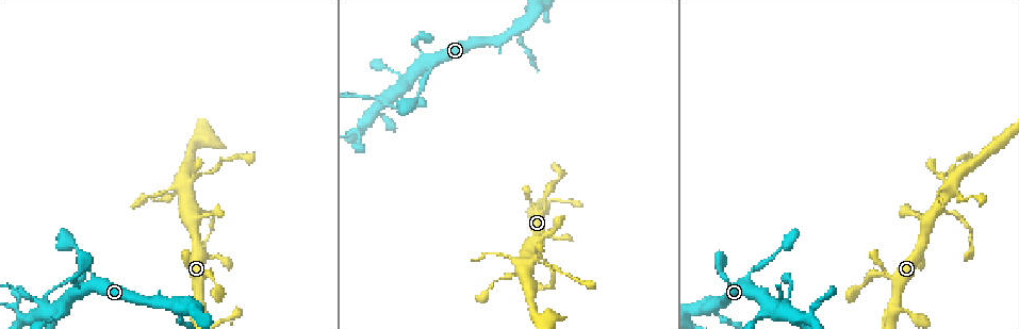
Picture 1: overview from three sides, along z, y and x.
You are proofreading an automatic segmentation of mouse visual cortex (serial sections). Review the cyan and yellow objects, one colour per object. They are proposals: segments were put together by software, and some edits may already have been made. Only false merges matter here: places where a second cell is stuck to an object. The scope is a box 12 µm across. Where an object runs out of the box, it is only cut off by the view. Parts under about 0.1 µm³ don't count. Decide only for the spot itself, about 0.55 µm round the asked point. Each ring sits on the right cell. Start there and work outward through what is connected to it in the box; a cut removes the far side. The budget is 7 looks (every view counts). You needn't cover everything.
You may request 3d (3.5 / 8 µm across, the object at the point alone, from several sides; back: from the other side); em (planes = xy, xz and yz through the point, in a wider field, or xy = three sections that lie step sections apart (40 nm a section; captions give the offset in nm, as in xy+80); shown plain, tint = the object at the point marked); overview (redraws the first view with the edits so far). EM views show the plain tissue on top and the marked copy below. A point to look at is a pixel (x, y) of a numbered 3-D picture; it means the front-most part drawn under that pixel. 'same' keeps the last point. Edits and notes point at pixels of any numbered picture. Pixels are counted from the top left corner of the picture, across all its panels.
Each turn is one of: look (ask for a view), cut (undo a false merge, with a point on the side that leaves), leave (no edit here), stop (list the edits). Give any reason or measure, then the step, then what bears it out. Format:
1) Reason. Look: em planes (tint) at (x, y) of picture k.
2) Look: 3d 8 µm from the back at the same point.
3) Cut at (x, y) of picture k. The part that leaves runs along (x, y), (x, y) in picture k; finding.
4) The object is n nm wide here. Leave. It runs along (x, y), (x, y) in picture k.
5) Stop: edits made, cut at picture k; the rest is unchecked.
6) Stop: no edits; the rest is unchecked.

Thick turns thin. Look: 3d 3.5 µm at (934, 214) of picture 1.

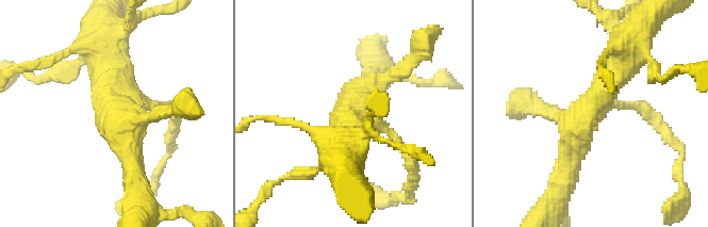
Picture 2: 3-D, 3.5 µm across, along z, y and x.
Need the tissue. Look: em xy step 1 (tint) at (359, 105) of picture 2.

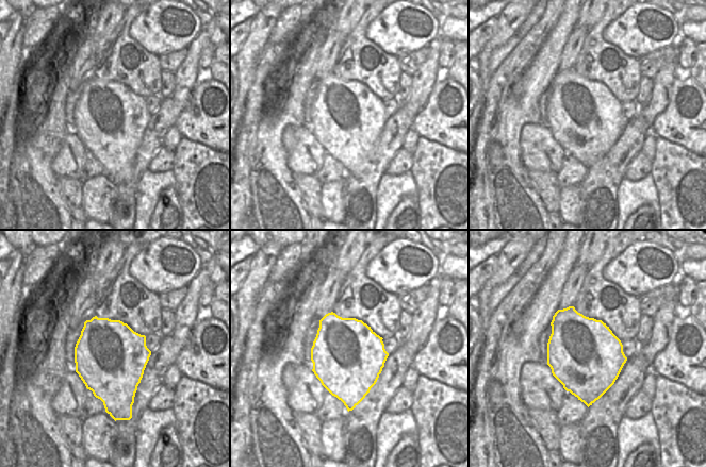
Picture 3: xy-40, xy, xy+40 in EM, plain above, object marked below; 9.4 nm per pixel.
Leave. It runs along (564, 173), (575, 124), (624, 54) in picture 2; continuous, no second cell.

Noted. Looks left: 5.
Calibre changes. Look: 3d 3.5 µm at (892, 311) of picture 1.

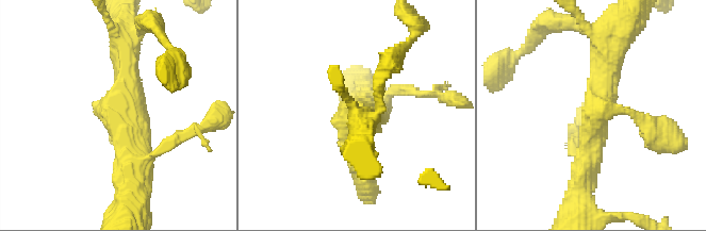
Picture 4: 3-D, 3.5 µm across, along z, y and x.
Look: em planes (tint) at (596, 106) of picture 4.

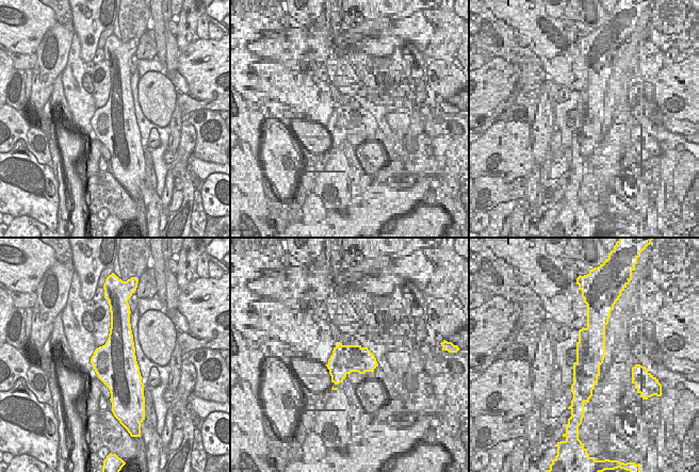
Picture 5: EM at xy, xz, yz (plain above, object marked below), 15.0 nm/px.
The object is 650 nm wide here. Leave. It runs along (607, 38), (591, 153), (579, 160) in picture 4; one cell here.

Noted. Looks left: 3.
Sharp bend. Look: 3d 3.5 µm at (175, 305) of picture 1.

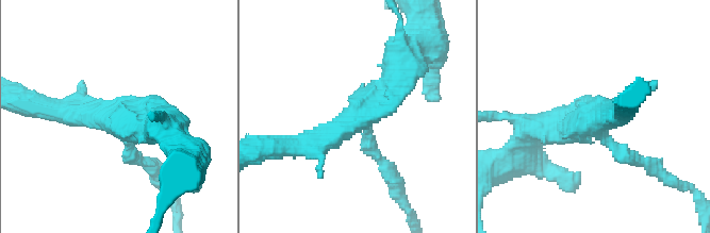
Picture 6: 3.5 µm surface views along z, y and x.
3 arms meet here; the arms are 200, 300, 400 nm wide. Look: em xy step 3 (tint) at (115, 121) of picture 6.

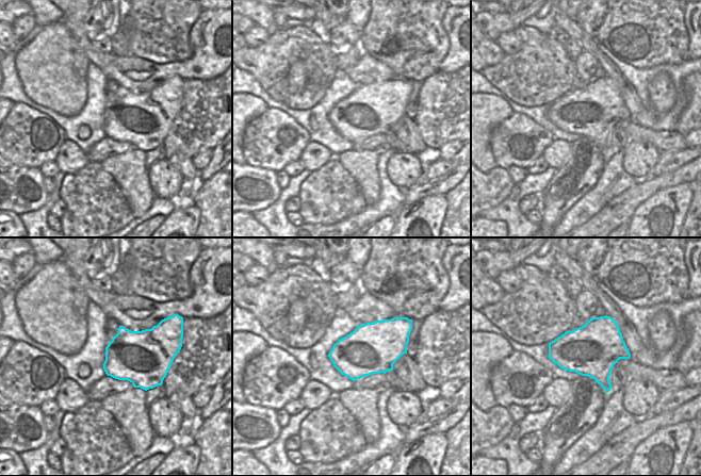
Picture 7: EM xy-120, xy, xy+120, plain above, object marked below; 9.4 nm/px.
Look: em planes (tint) at the same point.

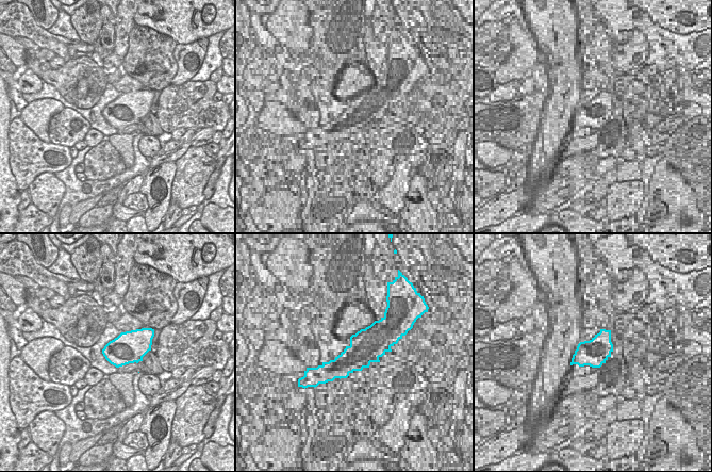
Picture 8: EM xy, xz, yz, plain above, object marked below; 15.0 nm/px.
Leave. It runs along (293, 147), (346, 126), (401, 63) in picture 6; one cell here.

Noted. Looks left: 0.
Stop: no edits; the rest is unchecked.

